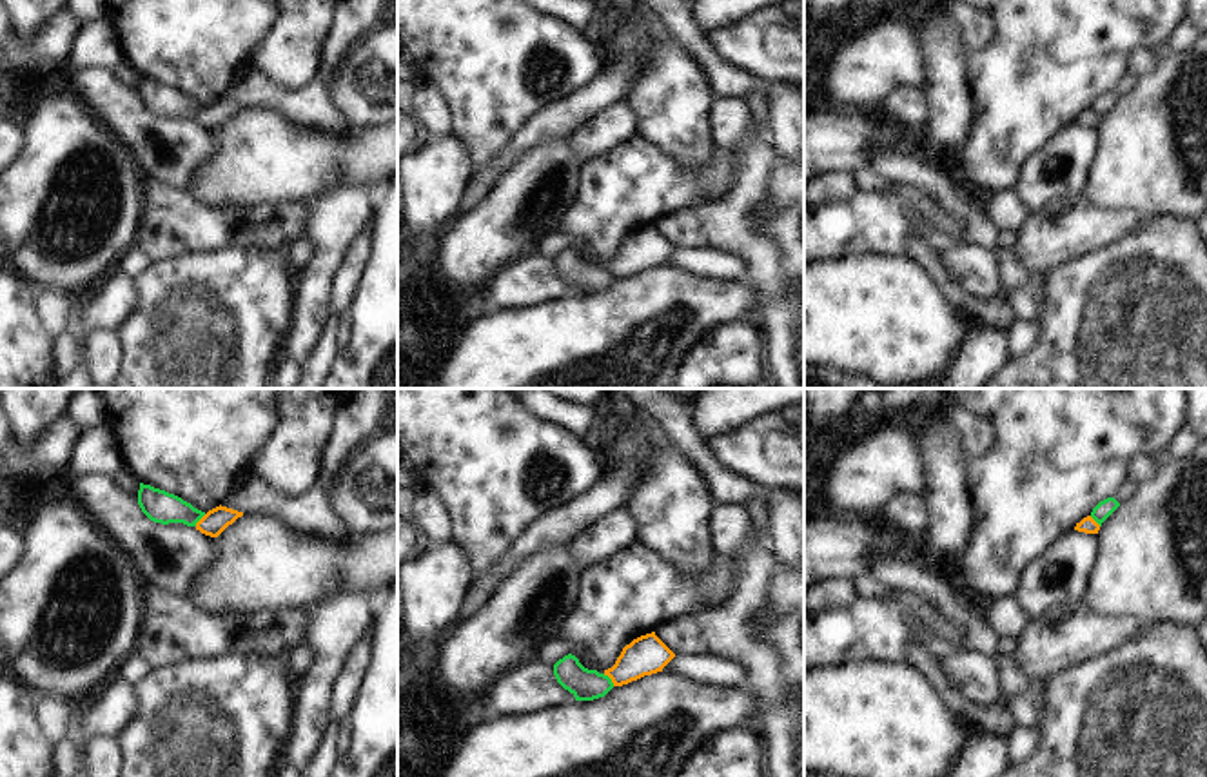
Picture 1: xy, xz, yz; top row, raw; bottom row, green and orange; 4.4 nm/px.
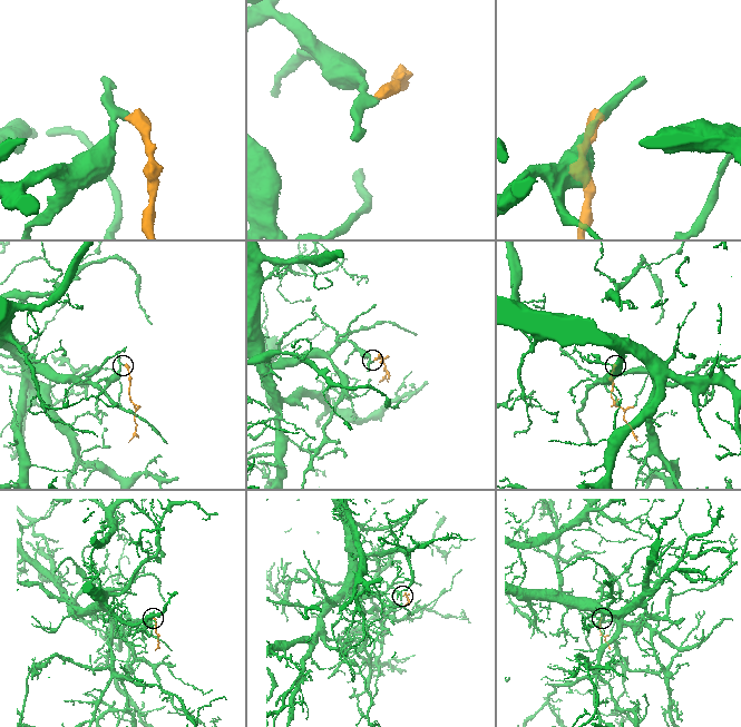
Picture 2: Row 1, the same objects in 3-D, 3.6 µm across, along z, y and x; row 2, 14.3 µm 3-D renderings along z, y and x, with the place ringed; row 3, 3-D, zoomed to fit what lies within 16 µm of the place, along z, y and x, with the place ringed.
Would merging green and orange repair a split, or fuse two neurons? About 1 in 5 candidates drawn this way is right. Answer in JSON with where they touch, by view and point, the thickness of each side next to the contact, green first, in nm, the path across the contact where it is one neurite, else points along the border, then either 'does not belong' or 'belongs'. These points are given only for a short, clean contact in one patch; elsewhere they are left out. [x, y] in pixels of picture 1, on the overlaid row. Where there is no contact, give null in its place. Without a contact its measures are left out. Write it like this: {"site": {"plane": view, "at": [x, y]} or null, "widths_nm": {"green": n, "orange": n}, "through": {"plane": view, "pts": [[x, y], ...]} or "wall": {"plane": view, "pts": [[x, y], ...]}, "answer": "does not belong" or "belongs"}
{"site": {"plane": "xz", "at": [610, 679]}, "widths_nm": {"green": 140, "orange": 170}, "wall": {"plane": "xz", "pts": [[603, 674], [614, 685]]}, "answer": "does not belong"}

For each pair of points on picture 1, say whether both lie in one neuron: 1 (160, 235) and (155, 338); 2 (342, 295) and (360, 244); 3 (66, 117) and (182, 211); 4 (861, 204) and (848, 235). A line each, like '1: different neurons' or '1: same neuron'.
1: different neurons
2: same neuron
3: different neurons
4: same neuron

